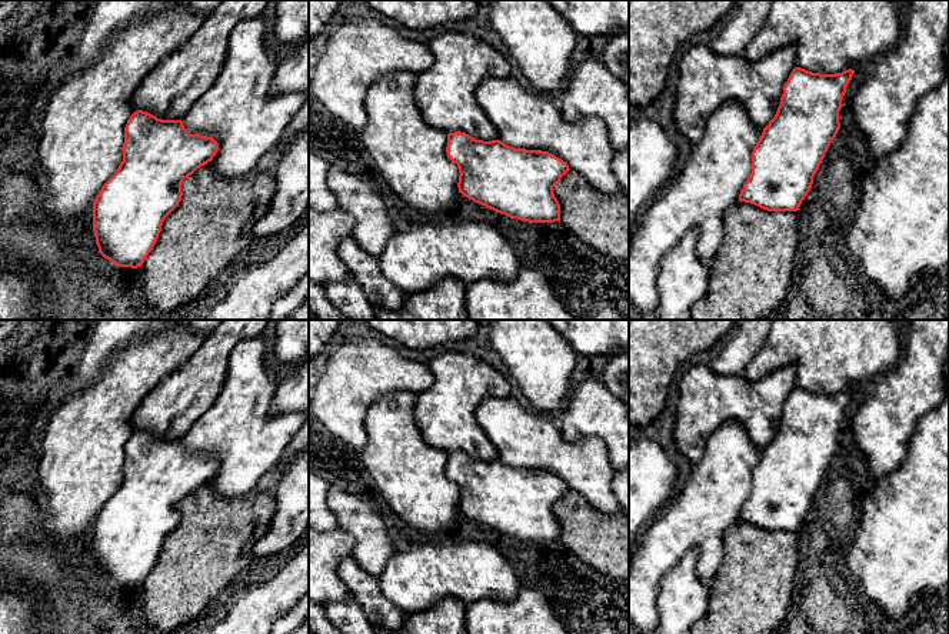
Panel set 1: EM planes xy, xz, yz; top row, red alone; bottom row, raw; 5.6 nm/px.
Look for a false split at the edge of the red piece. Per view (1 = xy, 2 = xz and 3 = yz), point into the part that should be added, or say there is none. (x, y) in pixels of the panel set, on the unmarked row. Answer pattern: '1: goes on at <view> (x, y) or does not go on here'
1: does not go on here
2: does not go on here
3: does not go on here

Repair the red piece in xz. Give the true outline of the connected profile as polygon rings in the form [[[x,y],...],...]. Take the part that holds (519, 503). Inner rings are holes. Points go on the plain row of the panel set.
[[[462,451],[447,454],[446,473],[459,487],[459,513],[469,520],[522,541],[560,541],[560,524],[553,507],[570,490],[562,478],[549,471],[515,468],[500,460],[476,460]]]

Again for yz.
[[[792,390],[777,431],[752,471],[752,493],[739,521],[767,531],[799,530],[840,448],[839,431],[853,393]]]

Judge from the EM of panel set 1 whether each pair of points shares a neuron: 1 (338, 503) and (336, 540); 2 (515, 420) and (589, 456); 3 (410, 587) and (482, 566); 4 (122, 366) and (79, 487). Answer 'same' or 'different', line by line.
1: different
2: same
3: same
4: same

